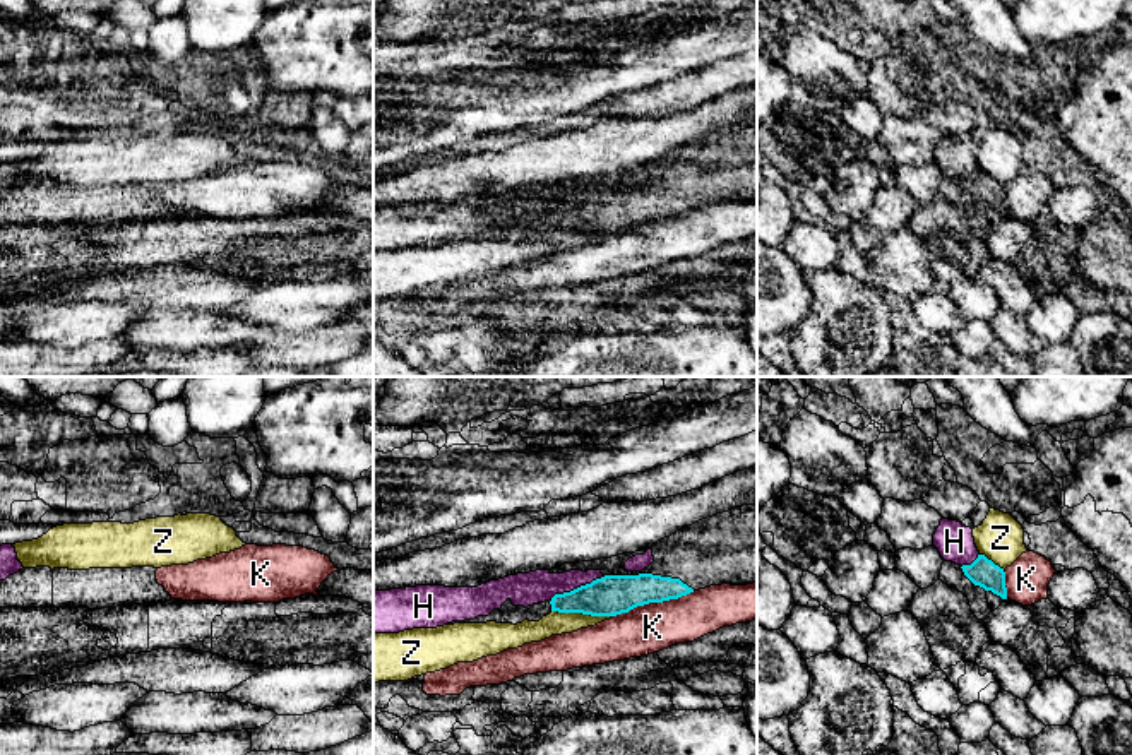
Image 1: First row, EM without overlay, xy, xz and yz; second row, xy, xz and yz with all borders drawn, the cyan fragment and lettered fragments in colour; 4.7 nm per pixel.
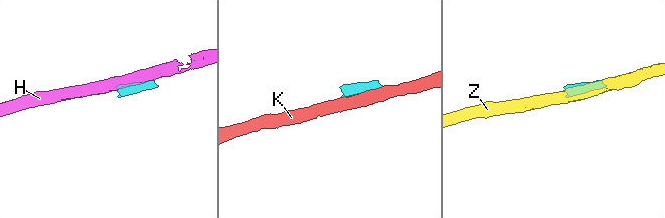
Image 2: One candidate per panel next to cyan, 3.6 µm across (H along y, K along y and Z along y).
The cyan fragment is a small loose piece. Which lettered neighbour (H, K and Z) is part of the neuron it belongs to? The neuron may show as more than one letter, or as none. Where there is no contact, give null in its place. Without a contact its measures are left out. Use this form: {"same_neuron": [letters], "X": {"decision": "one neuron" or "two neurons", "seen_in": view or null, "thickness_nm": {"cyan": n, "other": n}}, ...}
{"same_neuron": [], "H": {"decision": "two neurons", "seen_in": "xz", "thickness_nm": {"cyan": 190, "other": 160}}, "K": {"decision": "two neurons", "seen_in": "xz", "thickness_nm": {"cyan": 190, "other": 220}}, "Z": {"decision": "two neurons", "seen_in": "xz", "thickness_nm": {"cyan": 190, "other": 110}}}

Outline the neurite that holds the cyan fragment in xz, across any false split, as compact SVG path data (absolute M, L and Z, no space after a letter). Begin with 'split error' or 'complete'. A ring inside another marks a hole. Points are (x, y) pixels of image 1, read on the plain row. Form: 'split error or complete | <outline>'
split error | M757 122L736 123L728 128L702 135L682 147L676 147L670 154L664 154L651 163L654 178L647 185L644 185L642 188L627 188L625 178L635 171L644 171L647 166L649 164L593 178L563 180L551 185L550 190L563 190L570 187L599 187L603 193L570 209L555 211L550 217L545 219L524 224L514 223L512 217L507 216L500 226L493 226L488 233L452 238L447 241L486 238L517 241L524 236L539 238L551 228L582 229L591 233L617 233L622 229L629 229L637 223L678 216L694 207L711 202L754 200L757 197Z

